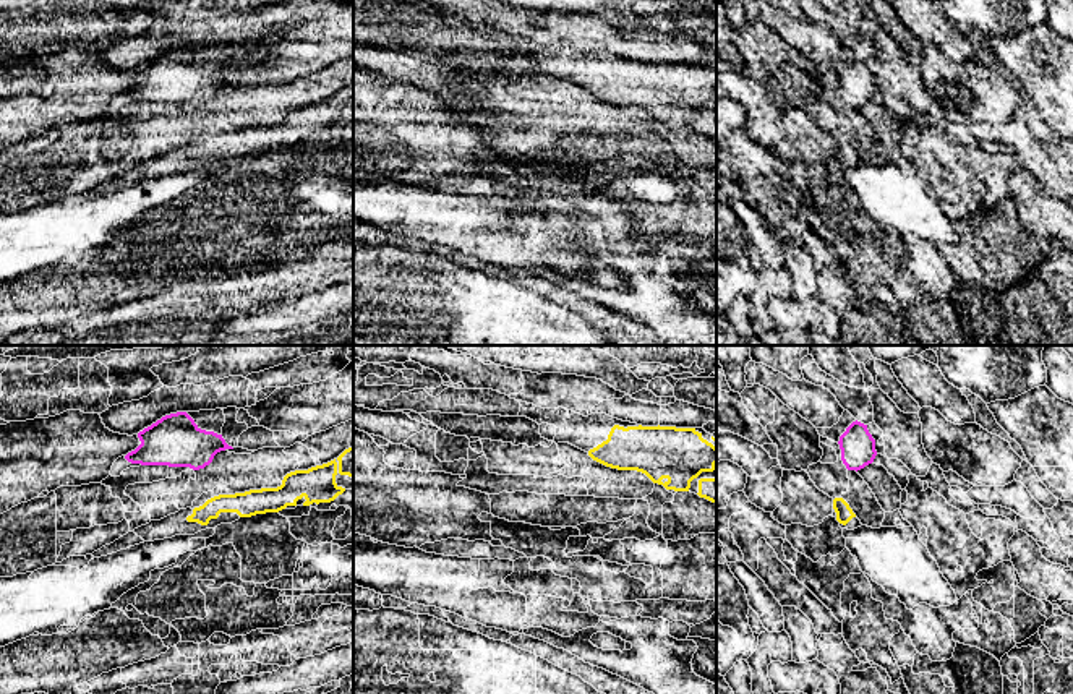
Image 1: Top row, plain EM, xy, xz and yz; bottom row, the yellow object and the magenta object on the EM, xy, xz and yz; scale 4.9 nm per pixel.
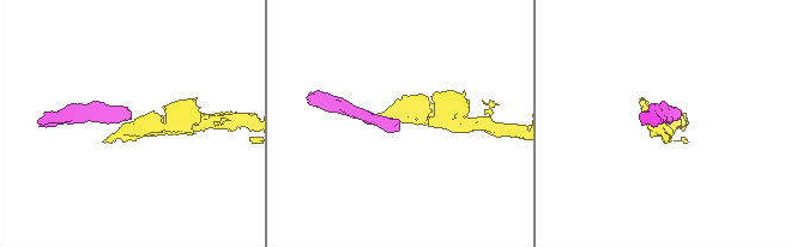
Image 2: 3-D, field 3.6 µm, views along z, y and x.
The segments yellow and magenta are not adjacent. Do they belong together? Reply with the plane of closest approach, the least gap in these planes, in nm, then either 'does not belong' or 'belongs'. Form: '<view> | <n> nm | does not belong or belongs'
yz | 150 nm | does not belong

